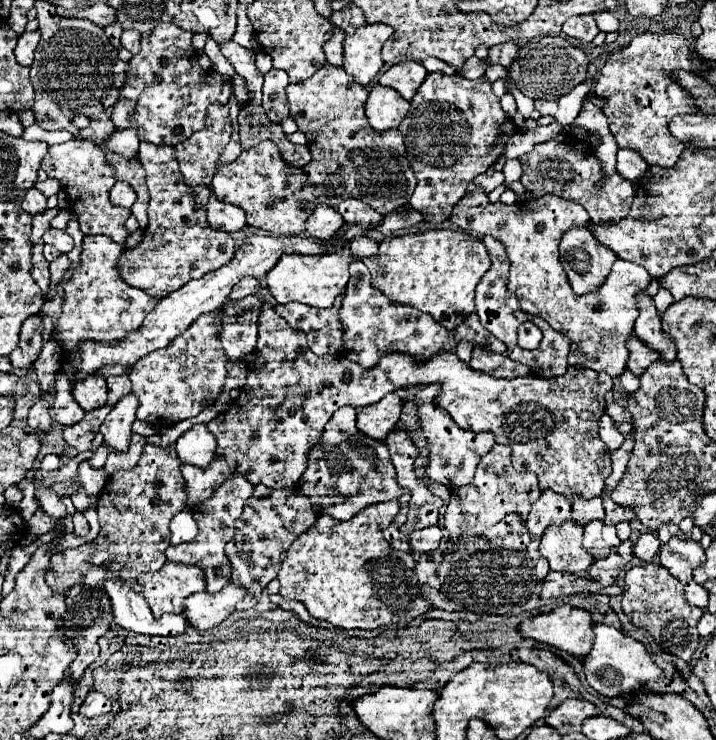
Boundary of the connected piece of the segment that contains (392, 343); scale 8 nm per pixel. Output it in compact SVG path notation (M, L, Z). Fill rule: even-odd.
M359 258L351 260L349 270L351 278L347 284L347 296L341 306L345 358L361 366L373 366L379 360L379 354L385 352L417 352L417 356L433 356L433 352L439 352L443 344L451 340L451 332L433 320L433 316L423 314L413 306L393 304L387 296L383 296L383 292L373 288L371 274Z

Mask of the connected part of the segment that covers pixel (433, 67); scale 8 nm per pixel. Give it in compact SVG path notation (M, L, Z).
M427 58L427 60L423 60L421 64L427 68L427 72L443 72L443 74L447 74L447 76L453 76L453 74L455 74L455 70L453 70L447 62L443 62L443 60L439 60L439 58Z

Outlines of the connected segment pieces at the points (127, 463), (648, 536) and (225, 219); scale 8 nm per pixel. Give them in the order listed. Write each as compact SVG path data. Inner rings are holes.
M133 434L127 452L111 450L111 452L109 452L109 458L107 458L107 464L105 464L107 478L109 478L113 472L117 472L117 470L129 470L129 468L133 468L133 466L137 464L139 456L141 456L141 448L143 448L145 442L147 442L145 436L141 436L141 434Z
M645 532L645 534L641 534L641 536L637 538L637 542L635 542L635 546L633 546L633 552L635 552L635 556L639 556L643 562L651 562L653 556L657 554L657 550L659 550L659 544L661 544L661 542L657 540L655 534Z
M213 194L207 204L207 220L213 228L225 230L225 232L235 232L235 230L241 230L247 226L243 208L237 208L229 202L221 202Z

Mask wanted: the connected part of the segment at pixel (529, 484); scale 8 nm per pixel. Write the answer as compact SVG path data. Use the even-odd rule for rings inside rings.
M495 443L491 452L485 454L485 458L479 462L473 482L467 486L451 490L451 500L449 500L447 512L445 512L445 528L449 532L449 542L447 542L449 546L459 542L461 532L471 530L475 534L483 534L487 528L495 526L509 512L517 512L525 518L531 504L541 494L541 488L537 484L535 474L517 472L513 468L511 452L510 446ZM455 498L457 498L457 508L455 508Z

